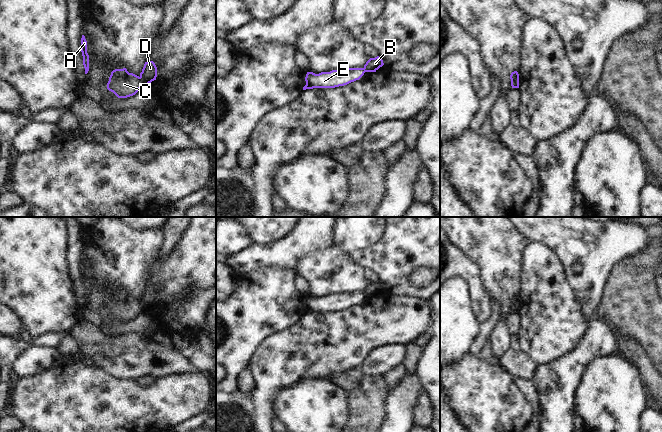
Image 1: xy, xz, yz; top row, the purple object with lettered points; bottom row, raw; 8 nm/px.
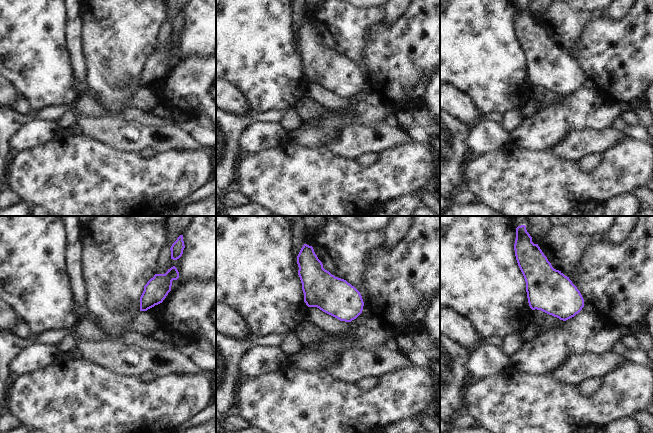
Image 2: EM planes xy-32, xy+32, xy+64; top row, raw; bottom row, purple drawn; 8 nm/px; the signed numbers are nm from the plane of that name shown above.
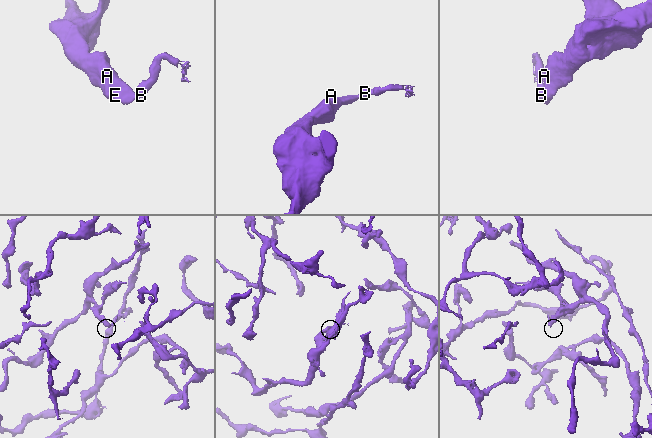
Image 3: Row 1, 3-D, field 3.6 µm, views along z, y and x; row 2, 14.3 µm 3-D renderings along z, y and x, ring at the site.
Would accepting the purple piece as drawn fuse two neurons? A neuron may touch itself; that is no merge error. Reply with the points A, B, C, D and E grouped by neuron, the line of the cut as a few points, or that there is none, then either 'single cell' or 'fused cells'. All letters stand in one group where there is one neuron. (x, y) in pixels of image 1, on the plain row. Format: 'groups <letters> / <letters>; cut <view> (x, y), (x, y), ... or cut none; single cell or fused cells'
groups A C E / B D; cut xy (139, 301), (142, 310); fused cells

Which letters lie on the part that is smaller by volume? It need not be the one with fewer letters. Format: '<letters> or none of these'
B, D

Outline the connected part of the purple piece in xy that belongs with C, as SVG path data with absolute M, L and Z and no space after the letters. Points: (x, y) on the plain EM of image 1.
M126 292L113 294L107 307L107 313L118 322L133 320L140 312L142 312L140 301L129 297Z

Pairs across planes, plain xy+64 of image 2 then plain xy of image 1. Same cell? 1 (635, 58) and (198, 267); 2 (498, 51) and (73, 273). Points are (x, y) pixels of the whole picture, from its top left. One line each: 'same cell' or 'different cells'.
1: same cell
2: different cells

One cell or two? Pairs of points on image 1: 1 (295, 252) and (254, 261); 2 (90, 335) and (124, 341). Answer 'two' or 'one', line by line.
1: one
2: one

